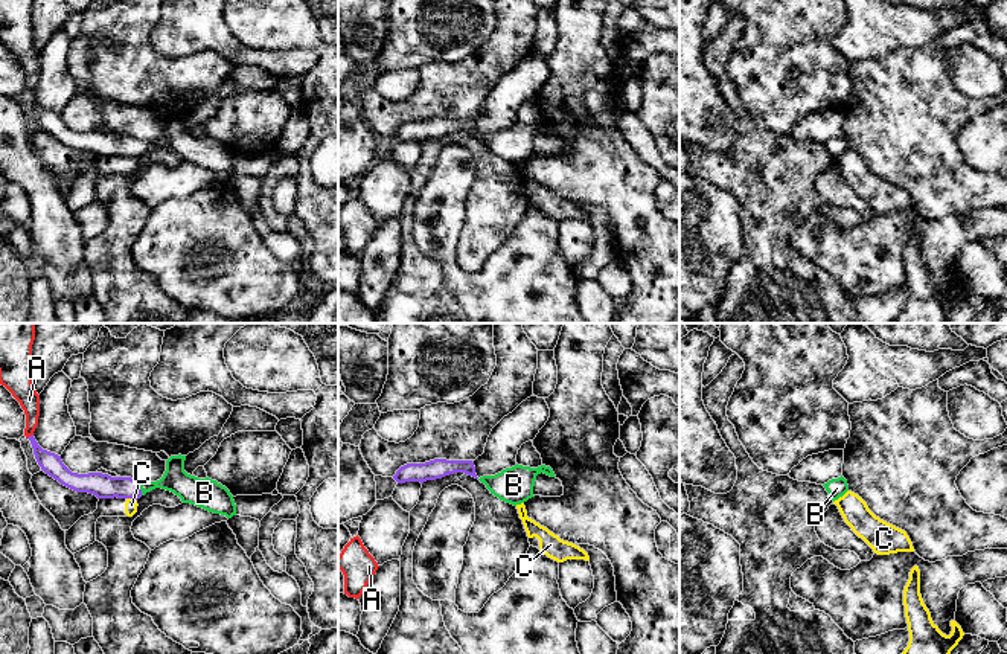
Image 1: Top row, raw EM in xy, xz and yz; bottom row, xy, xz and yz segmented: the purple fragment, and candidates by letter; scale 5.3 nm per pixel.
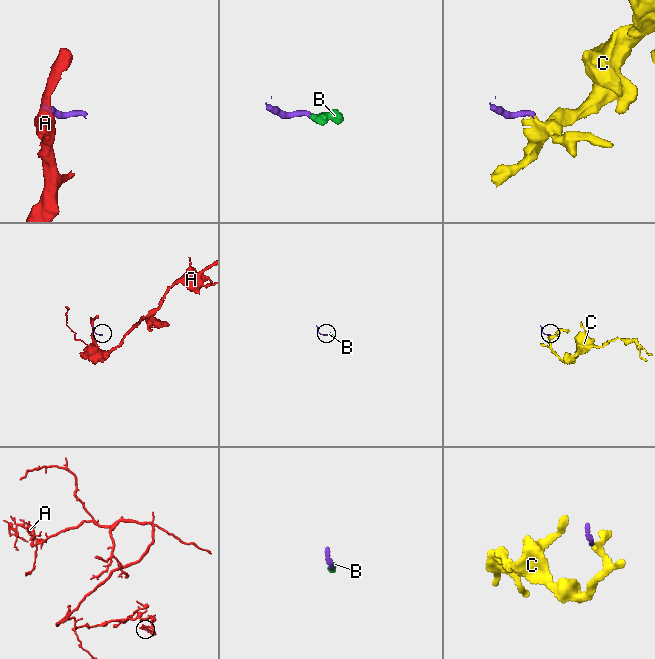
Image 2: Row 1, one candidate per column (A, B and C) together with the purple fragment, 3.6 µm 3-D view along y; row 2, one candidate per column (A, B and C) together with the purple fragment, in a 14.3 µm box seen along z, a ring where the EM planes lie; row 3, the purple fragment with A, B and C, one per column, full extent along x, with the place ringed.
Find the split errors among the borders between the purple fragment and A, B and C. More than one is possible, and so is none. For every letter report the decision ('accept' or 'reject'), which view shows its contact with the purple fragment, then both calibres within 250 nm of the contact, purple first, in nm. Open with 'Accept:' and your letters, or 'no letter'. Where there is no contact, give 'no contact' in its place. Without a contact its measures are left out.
Accept: B
A: reject; meets purple in xy; 110 nm thick on the purple side, 120 nm on the other
B: accept; meets purple in xy; 130 nm thick on the purple side, 140 nm on the other
C: reject; meets purple in xy; 130 nm thick on the purple side, 70 nm on the other

